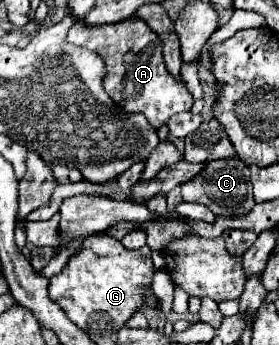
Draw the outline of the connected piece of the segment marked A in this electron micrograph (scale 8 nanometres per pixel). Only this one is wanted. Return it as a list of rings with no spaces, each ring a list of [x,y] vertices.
[[[124,19],[124,23],[108,23],[100,27],[74,23],[68,31],[68,41],[96,51],[106,61],[108,73],[104,77],[104,89],[108,95],[126,111],[144,113],[154,129],[166,123],[174,113],[192,109],[192,93],[182,79],[168,73],[162,57],[162,41],[142,19]]]

